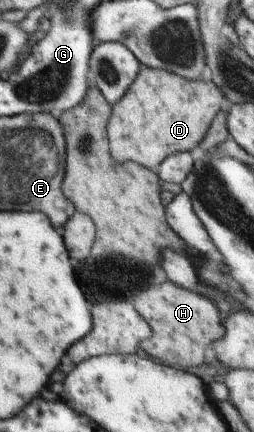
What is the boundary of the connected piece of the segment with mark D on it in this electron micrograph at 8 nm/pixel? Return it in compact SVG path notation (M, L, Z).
M141 65L138 76L128 87L122 100L115 102L112 106L111 117L107 124L109 151L112 158L119 163L132 161L156 172L167 156L190 151L202 142L210 128L212 119L219 113L225 100L227 99L222 89L208 79L189 79L168 72L166 69Z

